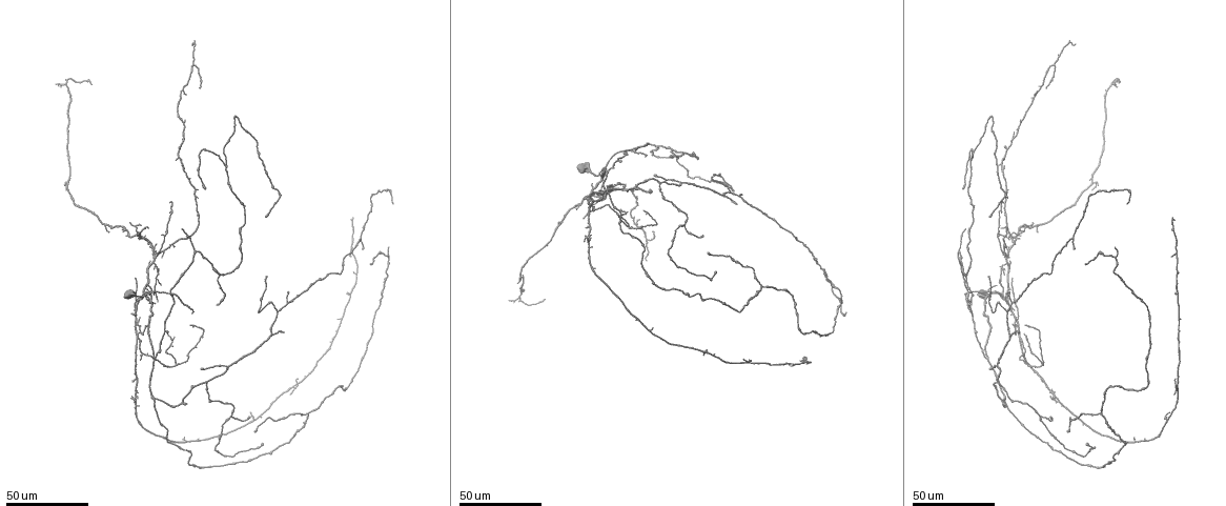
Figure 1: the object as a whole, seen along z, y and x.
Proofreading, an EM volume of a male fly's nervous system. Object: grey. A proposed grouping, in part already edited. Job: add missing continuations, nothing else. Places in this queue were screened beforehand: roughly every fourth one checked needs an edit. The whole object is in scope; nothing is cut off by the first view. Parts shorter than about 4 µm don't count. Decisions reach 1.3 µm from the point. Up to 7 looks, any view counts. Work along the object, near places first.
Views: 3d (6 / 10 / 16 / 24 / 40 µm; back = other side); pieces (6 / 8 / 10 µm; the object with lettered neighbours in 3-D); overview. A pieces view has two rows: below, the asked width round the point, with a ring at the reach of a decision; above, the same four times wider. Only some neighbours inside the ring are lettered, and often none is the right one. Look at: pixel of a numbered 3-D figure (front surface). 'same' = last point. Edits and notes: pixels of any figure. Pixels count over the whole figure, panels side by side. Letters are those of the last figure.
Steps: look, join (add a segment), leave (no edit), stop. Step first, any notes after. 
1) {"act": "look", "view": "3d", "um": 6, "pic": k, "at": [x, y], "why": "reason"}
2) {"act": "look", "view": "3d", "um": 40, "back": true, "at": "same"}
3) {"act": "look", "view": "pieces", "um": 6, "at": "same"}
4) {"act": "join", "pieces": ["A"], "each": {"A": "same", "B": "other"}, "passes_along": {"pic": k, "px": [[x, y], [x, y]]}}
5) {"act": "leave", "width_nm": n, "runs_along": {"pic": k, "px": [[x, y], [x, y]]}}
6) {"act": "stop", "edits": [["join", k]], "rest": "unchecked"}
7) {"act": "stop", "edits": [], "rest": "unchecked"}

{"act": "look", "view": "3d", "um": 40, "pic": 1, "at": [737, 205], "why": "branch stops here"}

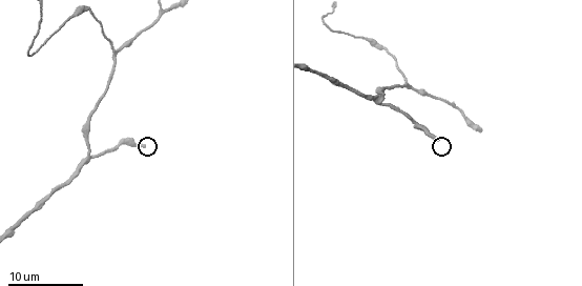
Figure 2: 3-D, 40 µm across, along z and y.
{"act": "look", "view": "3d", "um": 10, "pic": 2, "at": [146, 144]}

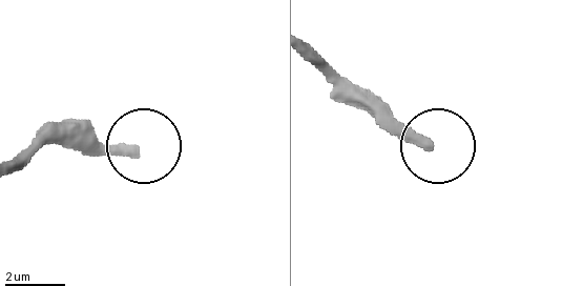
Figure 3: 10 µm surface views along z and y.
{"act": "look", "view": "pieces", "um": 10, "pic": 3, "at": [427, 144]}

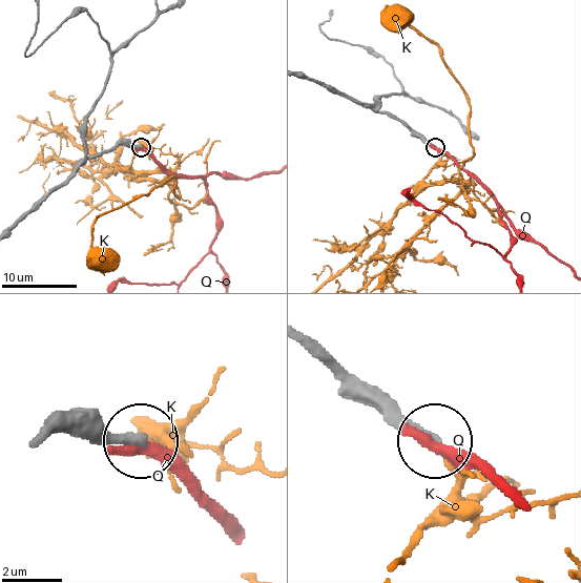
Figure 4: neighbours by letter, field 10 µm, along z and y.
{"act": "join", "pieces": ["Q"], "each": {"K": "other", "Q": "same"}, "passes_along": {"pic": 4, "px": [[413, 129], [469, 172], [512, 225], [534, 240]]}, "found": "it goes on there"}

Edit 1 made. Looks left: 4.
{"act": "look", "view": "3d", "um": 40, "pic": 1, "at": [389, 249], "why": "an open end"}

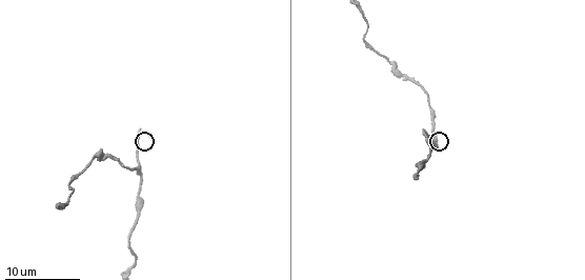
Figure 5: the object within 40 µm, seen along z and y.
{"act": "look", "view": "pieces", "um": 8, "pic": 5, "at": [138, 130]}

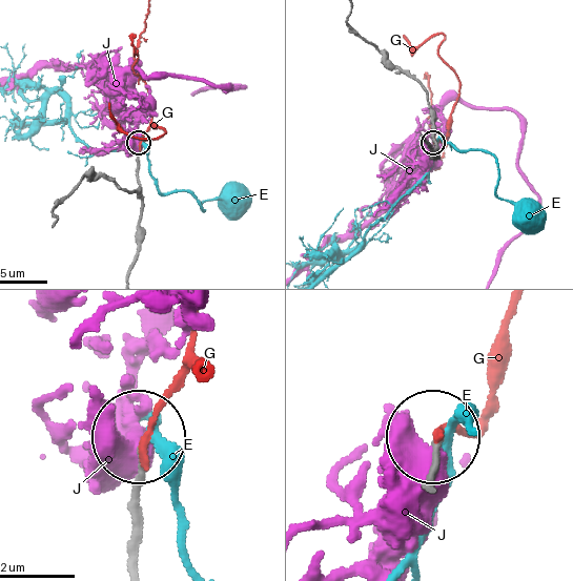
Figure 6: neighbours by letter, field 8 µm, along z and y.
{"act": "leave", "each": {"E": "other", "G": "other", "J": "other"}, "runs_along": {"pic": 6, "px": [[429, 489], [438, 444]]}, "found": "none of them fits"}

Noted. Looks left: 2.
{"act": "stop", "edits": [["join", 4]], "rest": "unchecked"}

